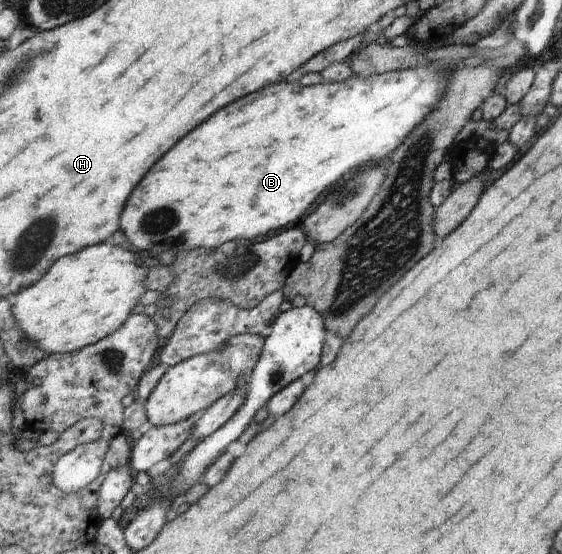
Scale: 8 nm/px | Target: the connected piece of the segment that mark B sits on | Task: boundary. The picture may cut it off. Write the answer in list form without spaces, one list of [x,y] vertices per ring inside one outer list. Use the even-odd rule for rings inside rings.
[[[442,61],[440,64],[431,62],[427,67],[392,71],[371,77],[355,75],[344,82],[324,81],[321,84],[309,87],[300,86],[298,82],[296,84],[282,82],[282,84],[266,86],[262,92],[250,94],[250,96],[222,108],[210,120],[206,120],[206,124],[200,124],[194,132],[190,132],[186,138],[182,138],[174,146],[174,150],[170,150],[166,156],[162,156],[162,160],[158,164],[154,164],[154,168],[146,174],[144,182],[138,184],[138,188],[132,192],[130,214],[128,214],[128,204],[126,204],[124,214],[122,214],[122,222],[120,222],[120,228],[128,238],[128,246],[135,250],[154,252],[154,254],[162,254],[168,250],[179,253],[180,251],[191,251],[198,247],[210,250],[218,248],[230,240],[254,240],[258,236],[266,236],[270,230],[280,230],[280,228],[286,228],[288,224],[296,224],[306,214],[306,210],[310,210],[314,200],[322,194],[322,188],[328,188],[332,182],[340,180],[340,176],[344,172],[348,172],[354,166],[364,164],[366,160],[382,160],[384,156],[393,154],[406,140],[406,137],[411,135],[415,128],[425,121],[426,116],[437,107],[439,100],[444,98],[443,92],[449,88],[447,72],[451,71],[452,65],[454,65],[452,61]]]

